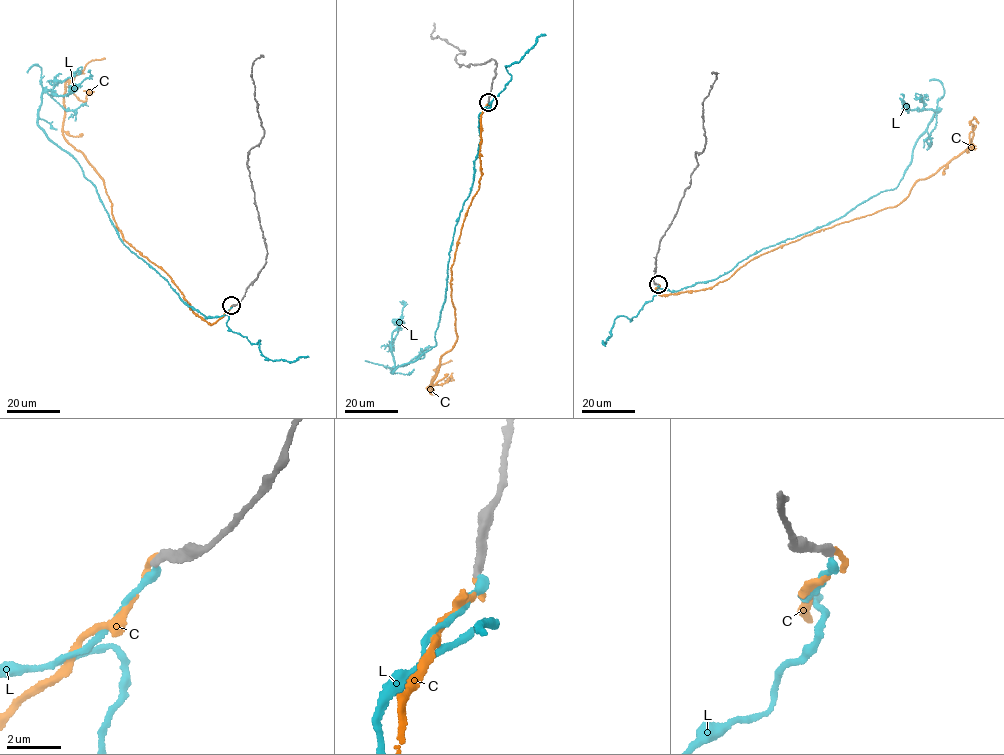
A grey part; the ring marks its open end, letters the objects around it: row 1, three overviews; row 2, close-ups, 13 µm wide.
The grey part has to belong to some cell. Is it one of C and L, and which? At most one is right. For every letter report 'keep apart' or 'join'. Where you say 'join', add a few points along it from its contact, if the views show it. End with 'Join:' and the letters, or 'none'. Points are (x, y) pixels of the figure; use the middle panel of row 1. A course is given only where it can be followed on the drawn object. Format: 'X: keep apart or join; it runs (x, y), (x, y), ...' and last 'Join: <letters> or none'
C: join; it runs (488, 102), (480, 117), (479, 190), (451, 268), (457, 340), (440, 357), (432, 394), (434, 369), (452, 361)
L: keep apart
Join: C

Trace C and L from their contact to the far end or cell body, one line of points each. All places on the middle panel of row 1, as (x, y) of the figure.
C: (488, 102), (480, 117), (479, 190), (451, 268), (457, 340), (440, 357), (432, 394), (434, 369), (452, 361)
L: (488, 102), (479, 117), (474, 180), (450, 248), (436, 344), (393, 373), (391, 341), (404, 304), (399, 301)

